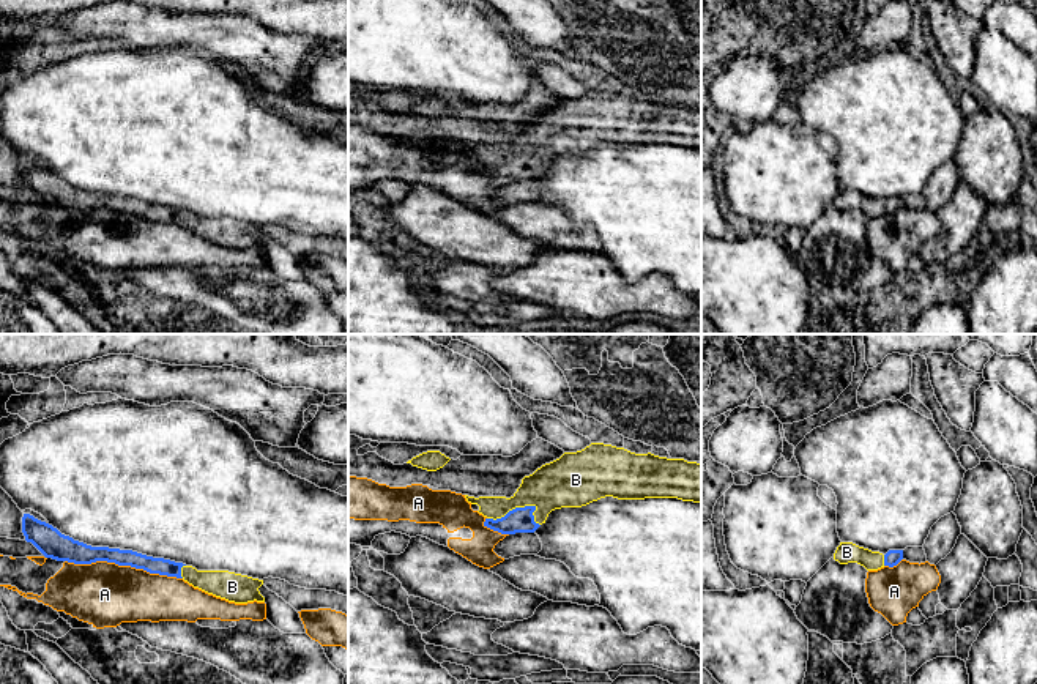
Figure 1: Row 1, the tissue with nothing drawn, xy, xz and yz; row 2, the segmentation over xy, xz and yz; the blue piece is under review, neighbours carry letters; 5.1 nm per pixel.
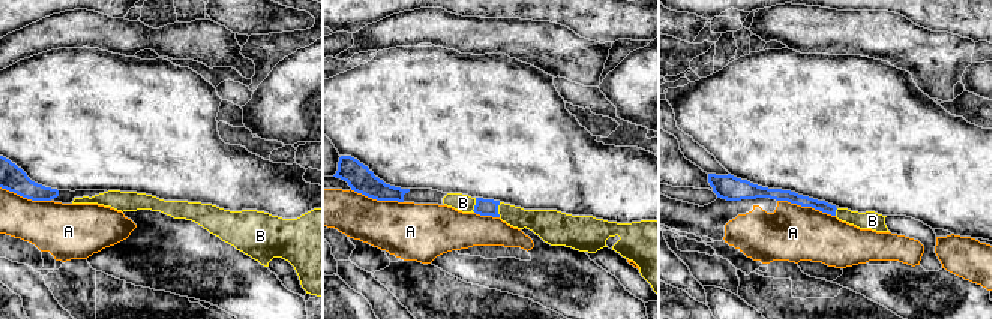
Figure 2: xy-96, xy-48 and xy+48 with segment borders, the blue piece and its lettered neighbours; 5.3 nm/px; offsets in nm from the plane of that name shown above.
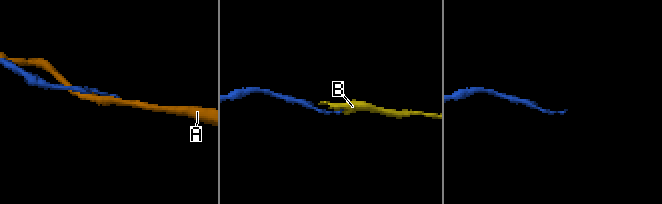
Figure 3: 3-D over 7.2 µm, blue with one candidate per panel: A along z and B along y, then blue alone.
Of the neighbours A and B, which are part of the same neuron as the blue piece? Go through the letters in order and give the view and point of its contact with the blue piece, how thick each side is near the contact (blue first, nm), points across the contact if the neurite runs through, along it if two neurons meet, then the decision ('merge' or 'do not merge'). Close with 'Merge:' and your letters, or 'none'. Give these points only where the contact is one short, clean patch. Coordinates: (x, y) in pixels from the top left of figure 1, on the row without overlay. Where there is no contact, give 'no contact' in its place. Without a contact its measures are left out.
A: meets blue in xy at (123, 211); 120 nm thick on the blue side, 320 nm on the other; do not merge
B: meets blue in xz at (520, 155); 130 nm thick on the blue side, 240 nm on the other; runs through xz (520, 166), (520, 155), (561, 130); merge
Merge: B

